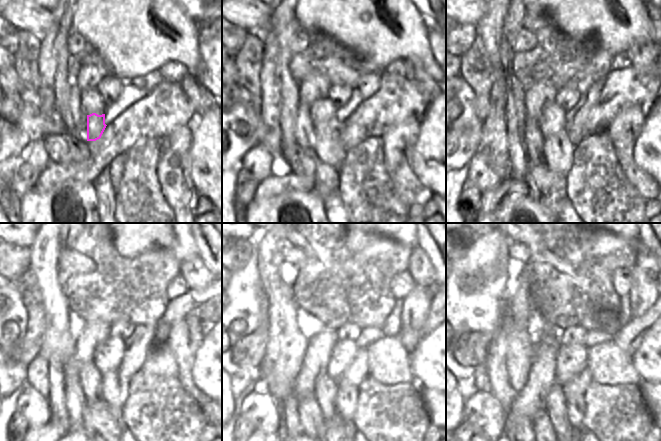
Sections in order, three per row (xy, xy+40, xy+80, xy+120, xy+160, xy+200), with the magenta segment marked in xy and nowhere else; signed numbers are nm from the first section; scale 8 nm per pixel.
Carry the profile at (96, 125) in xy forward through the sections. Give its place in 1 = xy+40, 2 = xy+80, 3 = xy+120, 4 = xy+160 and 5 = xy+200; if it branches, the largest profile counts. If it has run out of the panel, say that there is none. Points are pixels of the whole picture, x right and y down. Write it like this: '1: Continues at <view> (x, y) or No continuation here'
1: Continues at xy+40 (328, 148)
2: Continues at xy+80 (558, 149)
3: Continues at xy+120 (114, 387)
4: Continues at xy+160 (348, 385)
5: Continues at xy+200 (573, 390)

